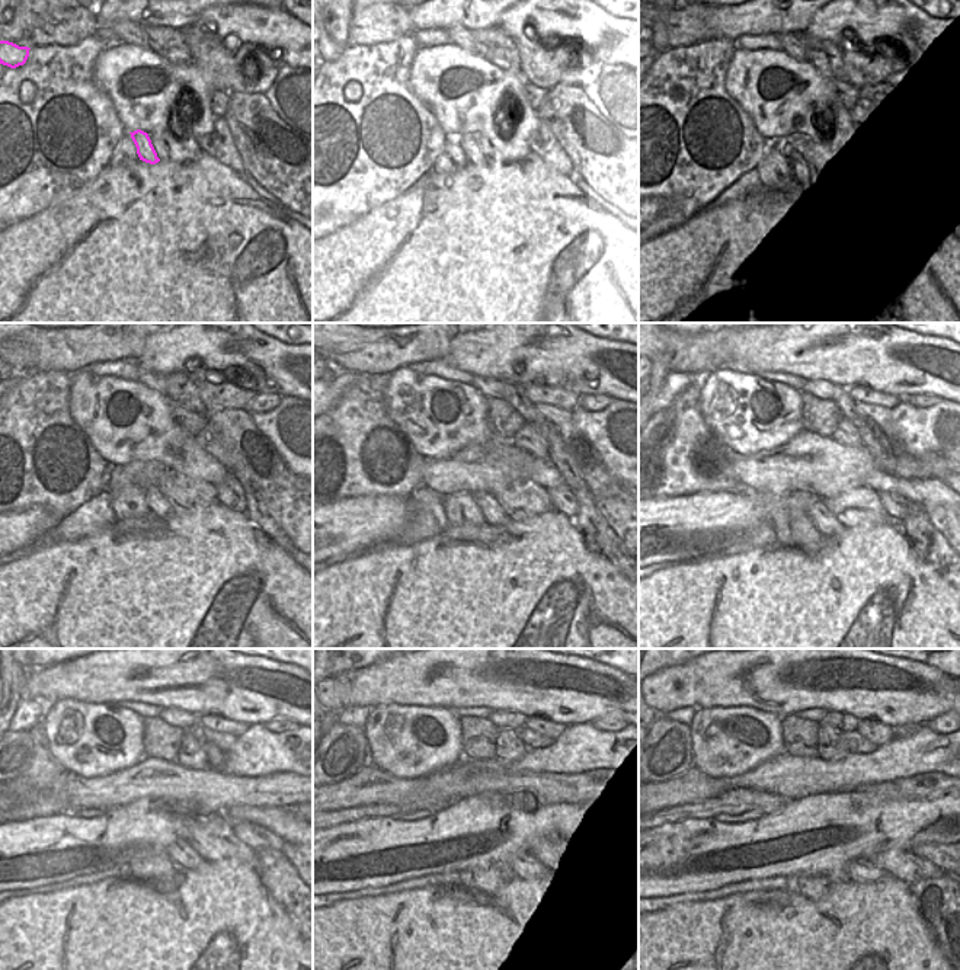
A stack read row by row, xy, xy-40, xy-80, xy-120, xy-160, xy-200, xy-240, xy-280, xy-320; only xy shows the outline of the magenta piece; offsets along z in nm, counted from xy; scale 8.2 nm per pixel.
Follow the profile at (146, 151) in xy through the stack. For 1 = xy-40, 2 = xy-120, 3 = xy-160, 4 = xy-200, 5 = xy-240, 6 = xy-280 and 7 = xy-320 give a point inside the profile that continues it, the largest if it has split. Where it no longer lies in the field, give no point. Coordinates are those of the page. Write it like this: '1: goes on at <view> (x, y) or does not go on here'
1: goes on at xy-40 (470, 146)
2: goes on at xy-120 (157, 503)
3: goes on at xy-160 (493, 514)
4: goes on at xy-200 (825, 522)
5: goes on at xy-240 (181, 852)
6: goes on at xy-280 (524, 866)
7: goes on at xy-320 (860, 871)

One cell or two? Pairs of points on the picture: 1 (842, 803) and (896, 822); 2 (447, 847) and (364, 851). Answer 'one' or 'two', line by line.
1: one
2: one

